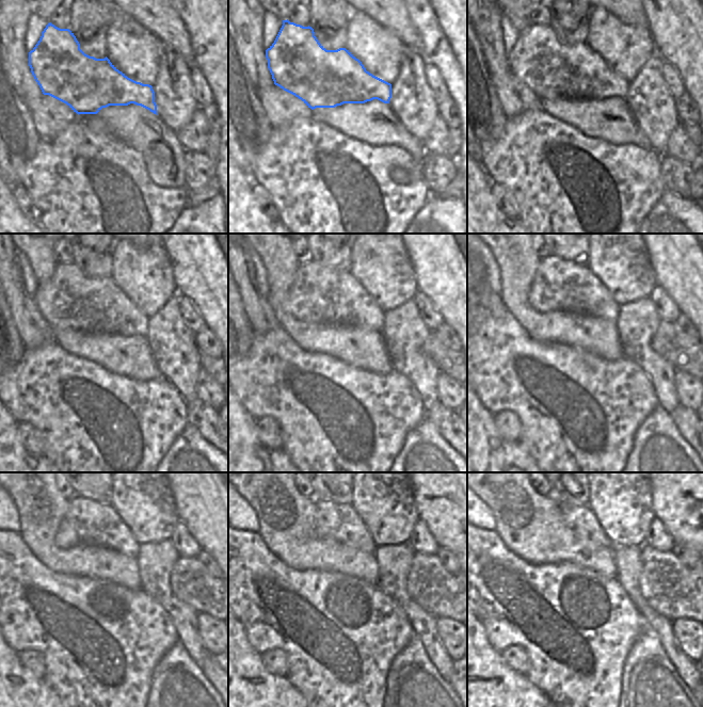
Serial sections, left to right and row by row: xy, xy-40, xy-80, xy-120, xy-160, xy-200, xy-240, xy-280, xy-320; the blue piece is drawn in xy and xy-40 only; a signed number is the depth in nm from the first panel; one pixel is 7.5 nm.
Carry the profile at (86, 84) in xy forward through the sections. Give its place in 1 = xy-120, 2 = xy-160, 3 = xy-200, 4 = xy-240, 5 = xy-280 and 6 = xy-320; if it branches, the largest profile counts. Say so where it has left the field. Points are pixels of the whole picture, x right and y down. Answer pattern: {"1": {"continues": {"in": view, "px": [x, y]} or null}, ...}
{"1": {"continues": {"in": "xy-120", "px": [68, 300]}}, "2": {"continues": {"in": "xy-160", "px": [318, 294]}}, "3": {"continues": {"in": "xy-200", "px": [558, 285]}}, "4": {"continues": {"in": "xy-240", "px": [86, 521]}}, "5": {"continues": {"in": "xy-280", "px": [338, 521]}}, "6": {"continues": {"in": "xy-320", "px": [581, 519]}}}

